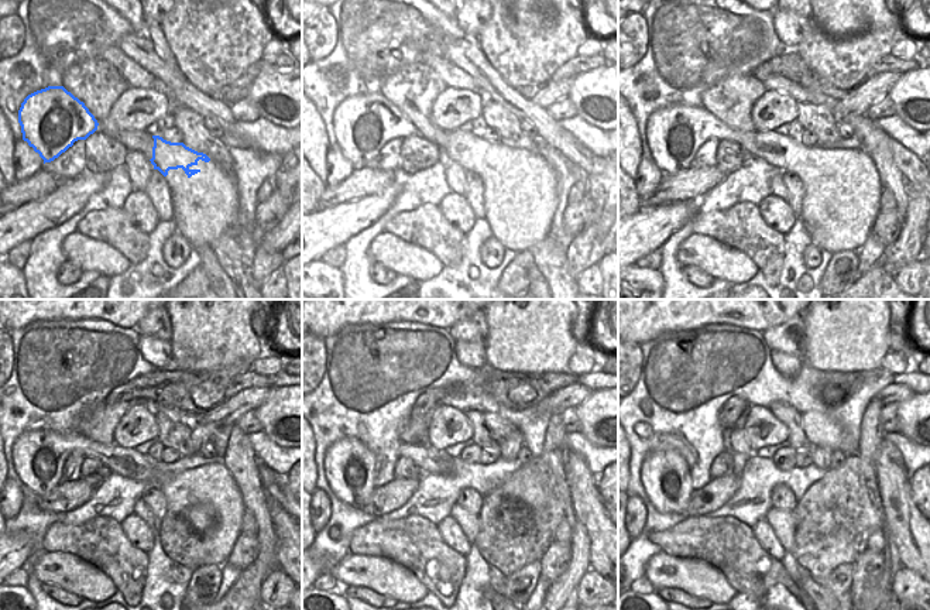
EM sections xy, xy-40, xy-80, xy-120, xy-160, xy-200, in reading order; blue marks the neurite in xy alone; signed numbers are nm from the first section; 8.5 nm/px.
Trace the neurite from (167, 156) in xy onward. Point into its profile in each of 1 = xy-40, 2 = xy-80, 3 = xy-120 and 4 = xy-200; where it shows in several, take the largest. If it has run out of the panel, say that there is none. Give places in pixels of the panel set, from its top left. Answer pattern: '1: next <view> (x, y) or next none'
1: next xy-40 (470, 151)
2: next xy-80 (675, 133)
3: next xy-120 (38, 456)
4: next xy-200 (665, 475)

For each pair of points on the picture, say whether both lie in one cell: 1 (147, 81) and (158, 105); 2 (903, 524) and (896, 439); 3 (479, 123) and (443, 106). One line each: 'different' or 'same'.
1: different
2: different
3: different

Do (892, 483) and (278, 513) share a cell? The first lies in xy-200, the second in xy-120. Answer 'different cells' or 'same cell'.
same cell

